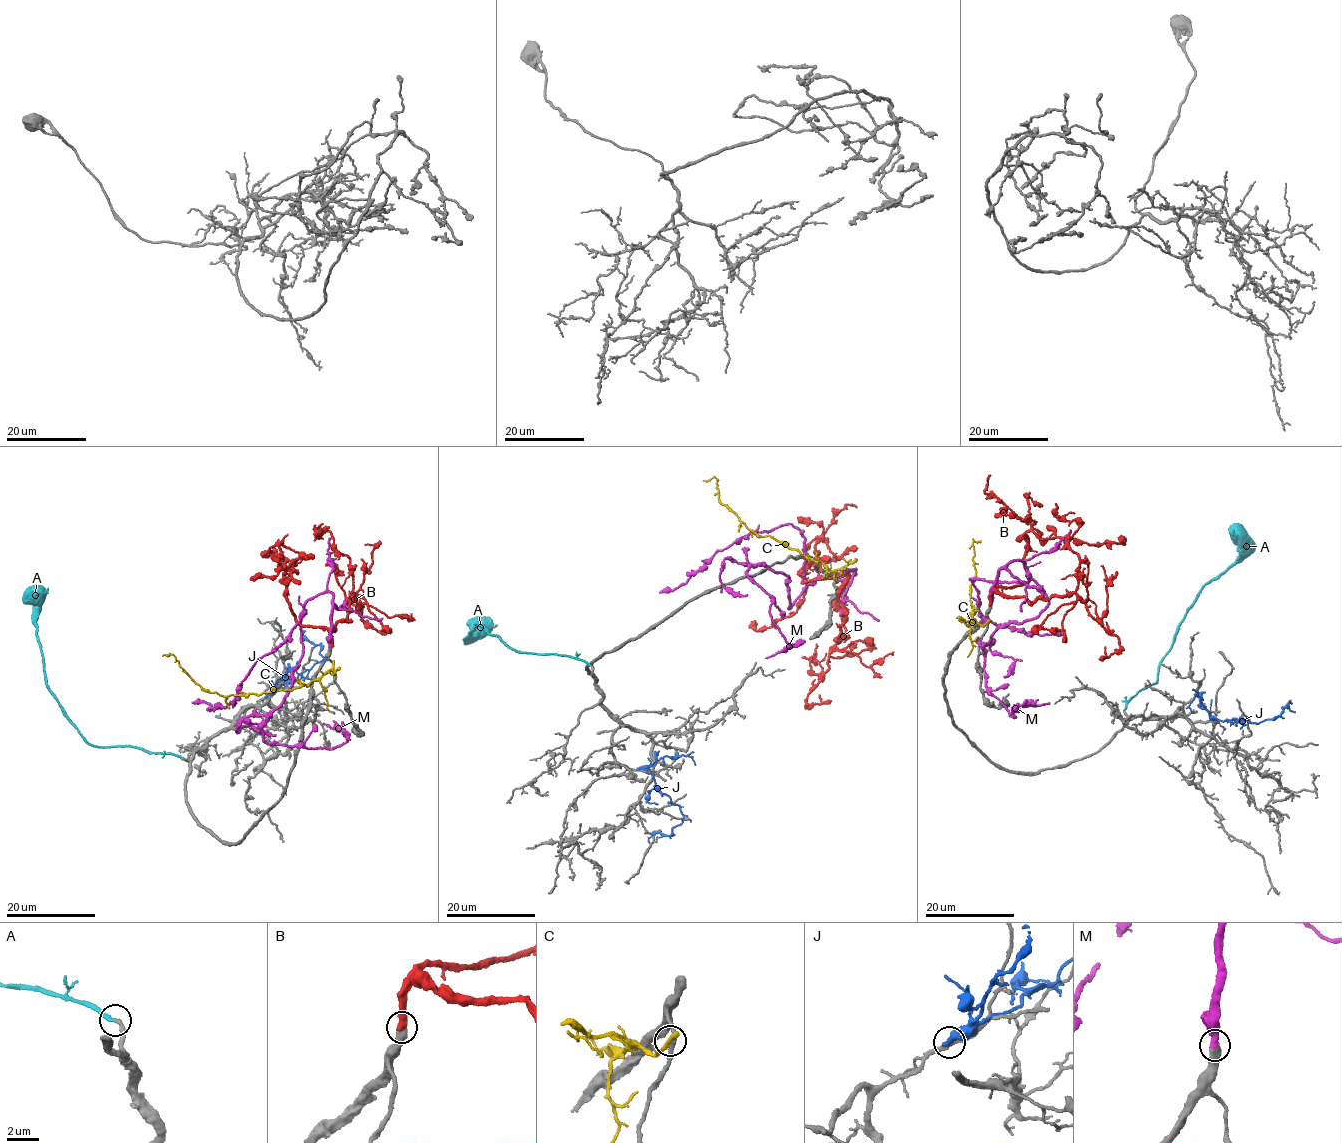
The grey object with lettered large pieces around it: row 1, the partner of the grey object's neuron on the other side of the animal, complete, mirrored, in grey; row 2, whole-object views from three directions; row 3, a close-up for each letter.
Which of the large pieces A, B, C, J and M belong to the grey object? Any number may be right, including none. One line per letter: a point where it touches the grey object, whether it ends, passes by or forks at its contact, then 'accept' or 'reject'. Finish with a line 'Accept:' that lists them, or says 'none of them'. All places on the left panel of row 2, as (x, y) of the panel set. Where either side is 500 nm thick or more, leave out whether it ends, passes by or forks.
A: contact (181, 757); it ends; accept
B: contact (331, 646); reject
C: contact (333, 664); it ends; reject
J: contact (267, 696); it ends; reject
M: contact (330, 646); accept
Accept: A, M

